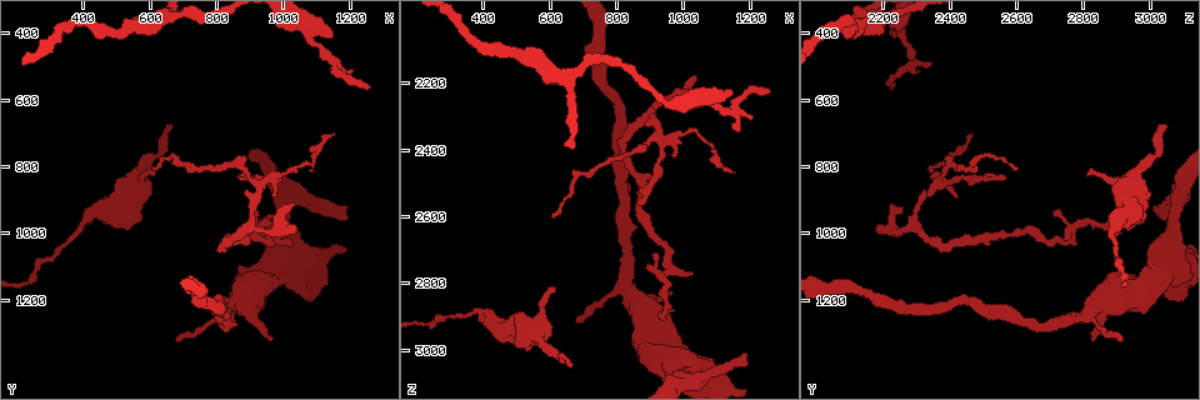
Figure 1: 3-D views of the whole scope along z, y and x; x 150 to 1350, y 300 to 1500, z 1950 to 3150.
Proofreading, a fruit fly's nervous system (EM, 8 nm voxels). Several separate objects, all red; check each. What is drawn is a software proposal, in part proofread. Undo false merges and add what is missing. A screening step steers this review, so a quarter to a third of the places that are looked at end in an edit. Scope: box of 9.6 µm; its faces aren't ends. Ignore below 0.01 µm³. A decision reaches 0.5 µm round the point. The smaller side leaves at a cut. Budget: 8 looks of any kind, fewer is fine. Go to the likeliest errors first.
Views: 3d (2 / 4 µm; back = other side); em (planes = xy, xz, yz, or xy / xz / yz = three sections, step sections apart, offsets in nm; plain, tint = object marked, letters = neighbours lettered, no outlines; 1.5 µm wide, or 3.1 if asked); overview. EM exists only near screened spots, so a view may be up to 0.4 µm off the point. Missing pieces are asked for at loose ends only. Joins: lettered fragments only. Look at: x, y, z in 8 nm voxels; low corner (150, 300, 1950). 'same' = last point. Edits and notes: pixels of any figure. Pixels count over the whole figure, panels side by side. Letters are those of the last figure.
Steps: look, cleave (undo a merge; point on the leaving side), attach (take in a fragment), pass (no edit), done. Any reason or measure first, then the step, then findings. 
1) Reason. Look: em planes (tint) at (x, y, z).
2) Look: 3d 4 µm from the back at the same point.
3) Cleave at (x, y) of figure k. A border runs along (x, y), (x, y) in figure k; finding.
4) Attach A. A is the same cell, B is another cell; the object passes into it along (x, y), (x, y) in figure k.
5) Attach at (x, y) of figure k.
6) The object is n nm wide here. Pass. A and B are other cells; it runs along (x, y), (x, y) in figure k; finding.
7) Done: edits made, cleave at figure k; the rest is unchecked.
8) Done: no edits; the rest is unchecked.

Branch stops here. Look: 3d 2 µm at (1190, 950, 3010).

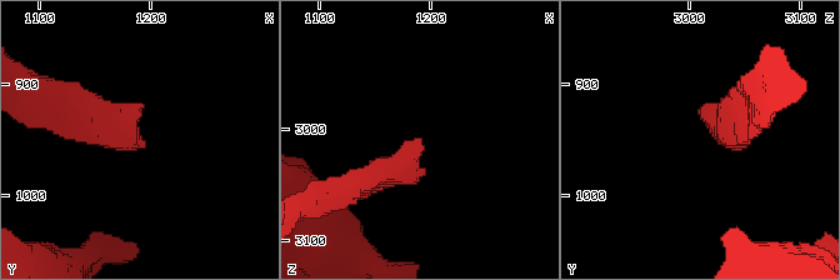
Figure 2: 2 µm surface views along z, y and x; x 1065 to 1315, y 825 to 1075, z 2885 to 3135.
Shape alone is not enough. Look: em planes (plain) at (1184, 936, 3014).

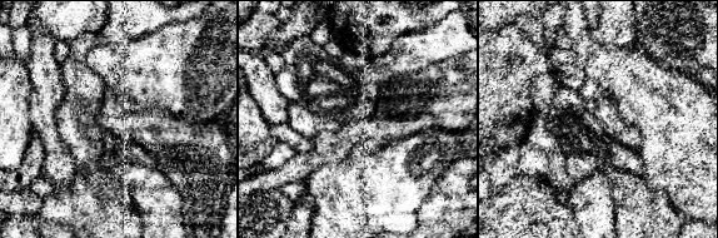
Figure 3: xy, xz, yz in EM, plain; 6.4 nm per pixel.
See the neighbours. Look: em planes (letters) at the same point.

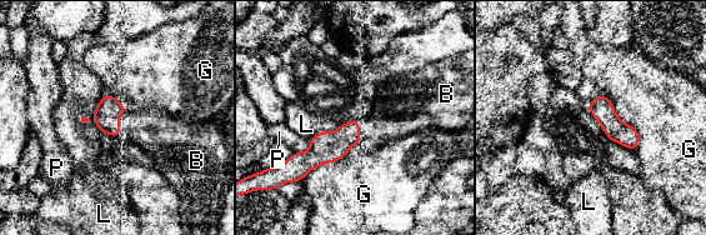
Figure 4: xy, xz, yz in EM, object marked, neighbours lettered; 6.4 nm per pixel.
Attach B. B is the same cell, G, L and P are other cells; it goes on there.

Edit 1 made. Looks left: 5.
Look: overview.

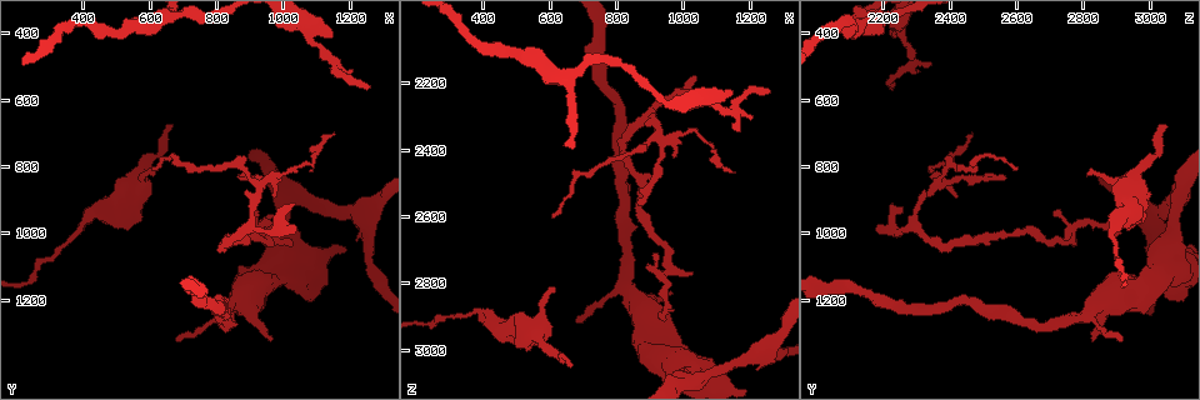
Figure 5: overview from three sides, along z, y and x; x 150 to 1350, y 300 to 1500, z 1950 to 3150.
Tapers out. Look: 3d 2 µm at (1040, 990, 2190).

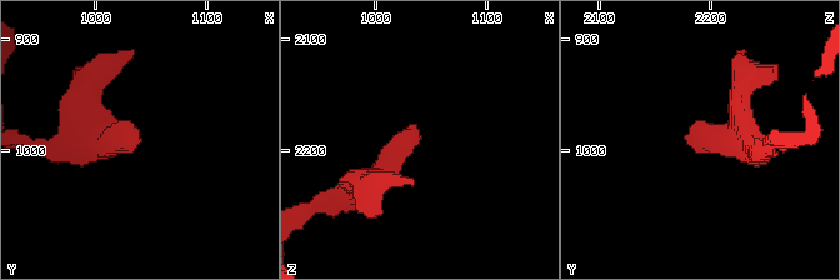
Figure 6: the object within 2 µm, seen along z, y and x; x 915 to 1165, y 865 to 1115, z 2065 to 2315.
Look: em planes (plain) at (1036, 992, 2182).

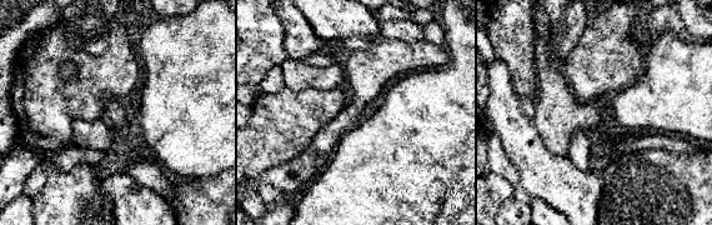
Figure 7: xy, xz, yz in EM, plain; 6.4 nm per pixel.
What lies round it. Look: em planes (letters) at the same point.

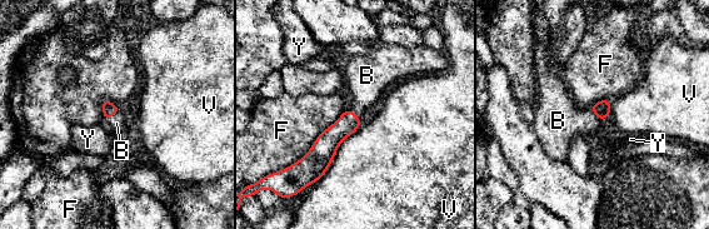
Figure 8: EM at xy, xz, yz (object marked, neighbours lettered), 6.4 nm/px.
Attach B. B is the same cell, F, V and Y are other cells; the object passes into it along (109, 109), (111, 115), (116, 123) in figure 8; the cell continues.

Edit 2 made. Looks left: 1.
Done: edits made, attach at figure 4, attach at figure 8; the rest is unchecked.

